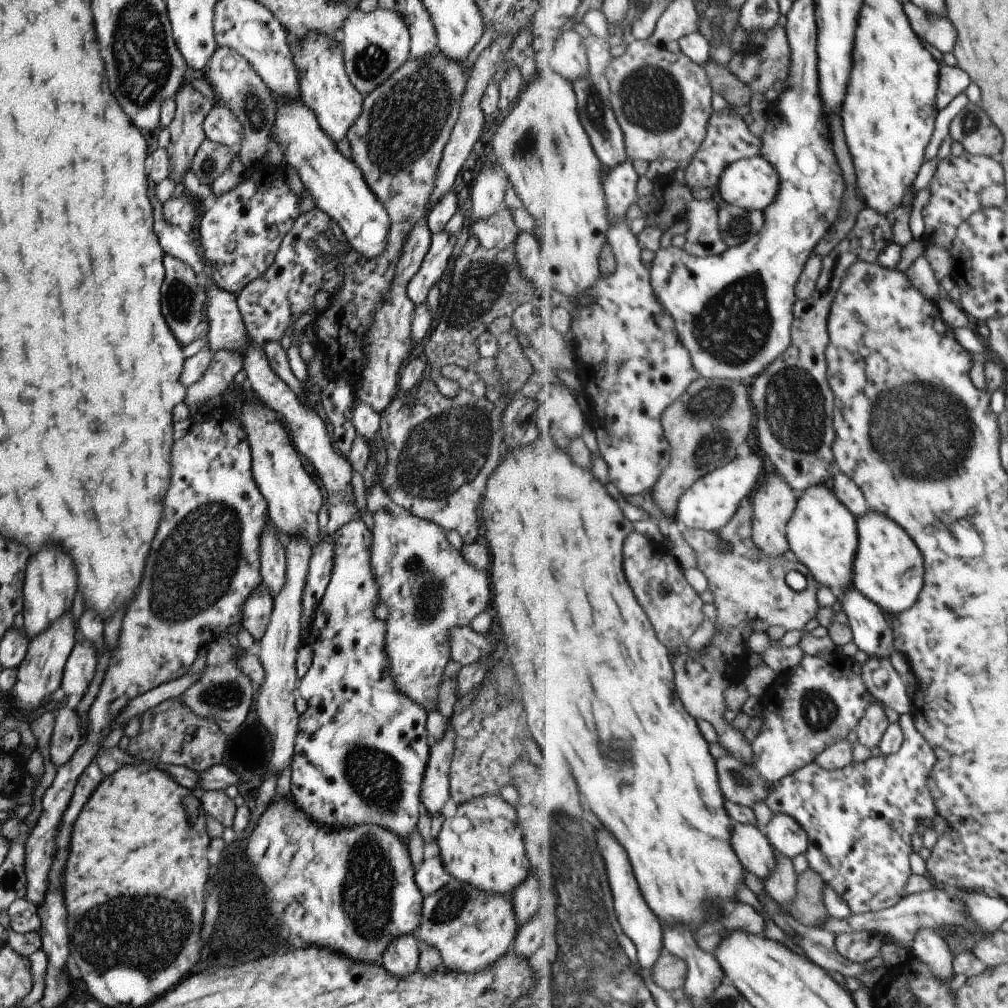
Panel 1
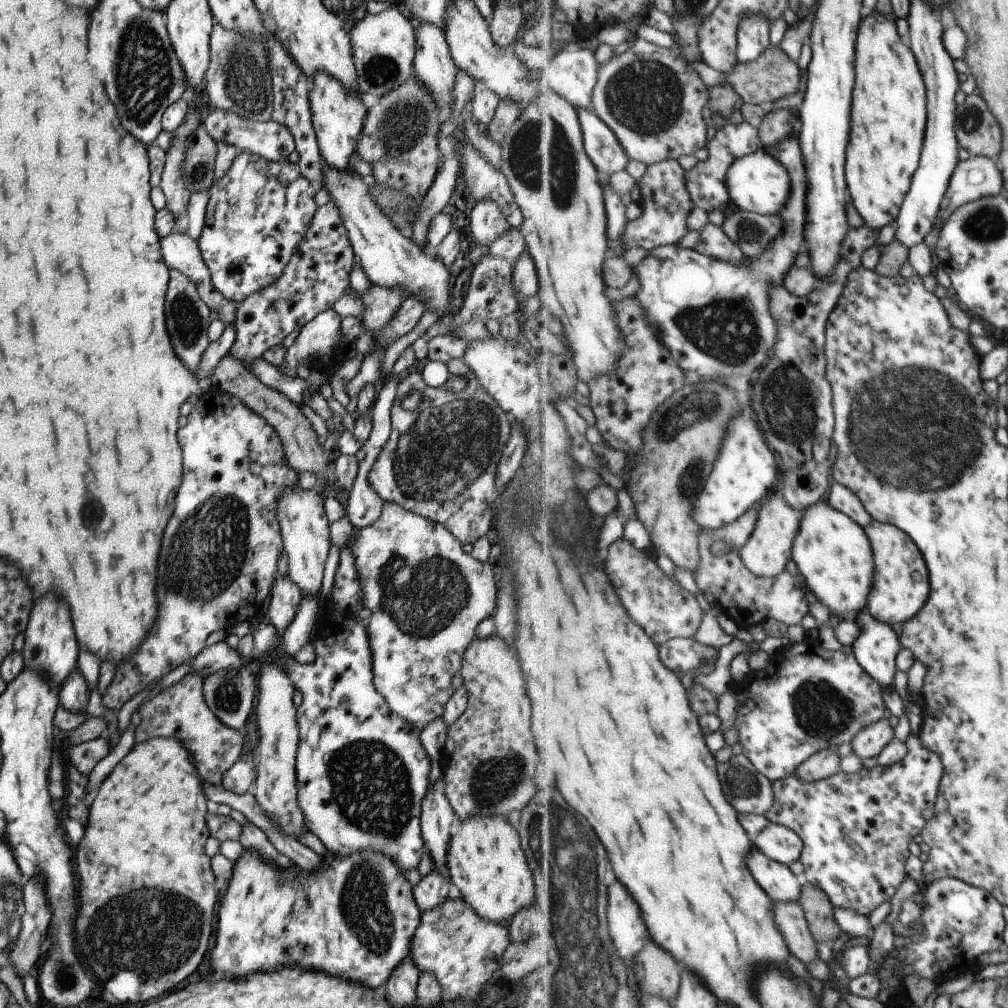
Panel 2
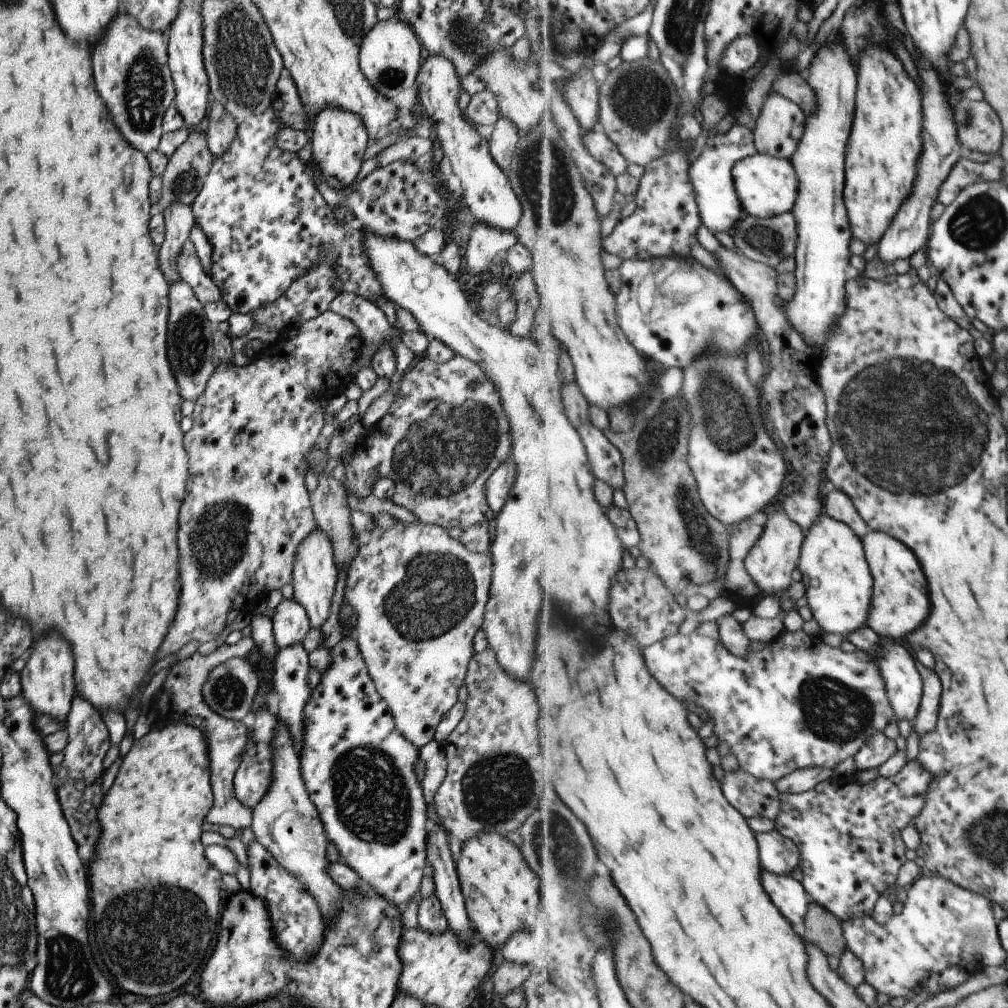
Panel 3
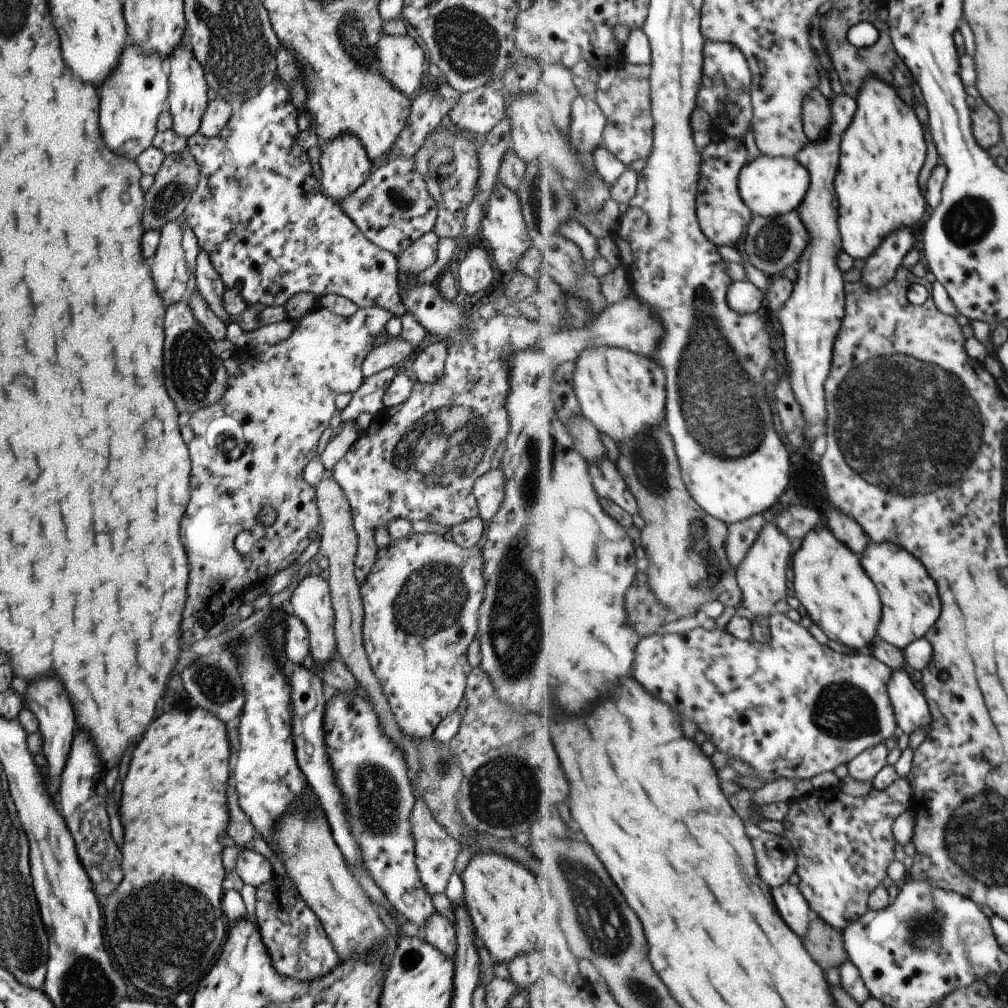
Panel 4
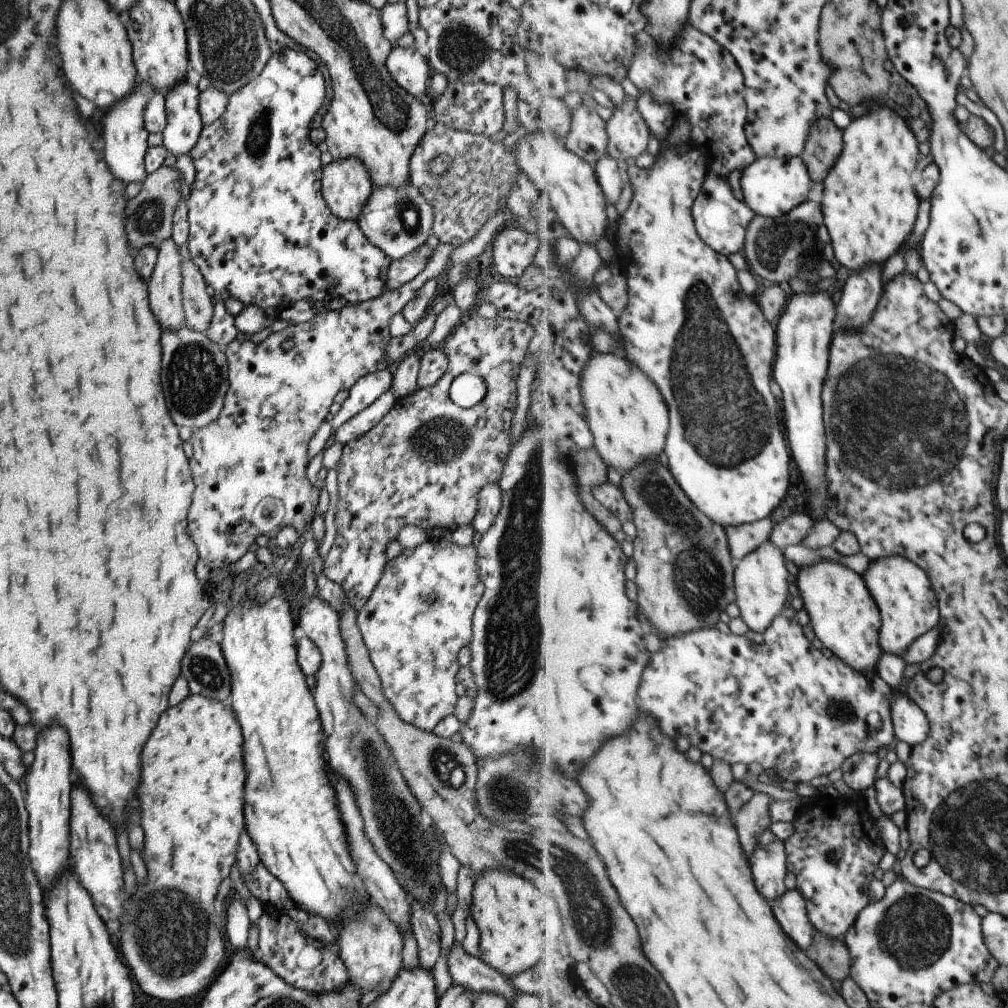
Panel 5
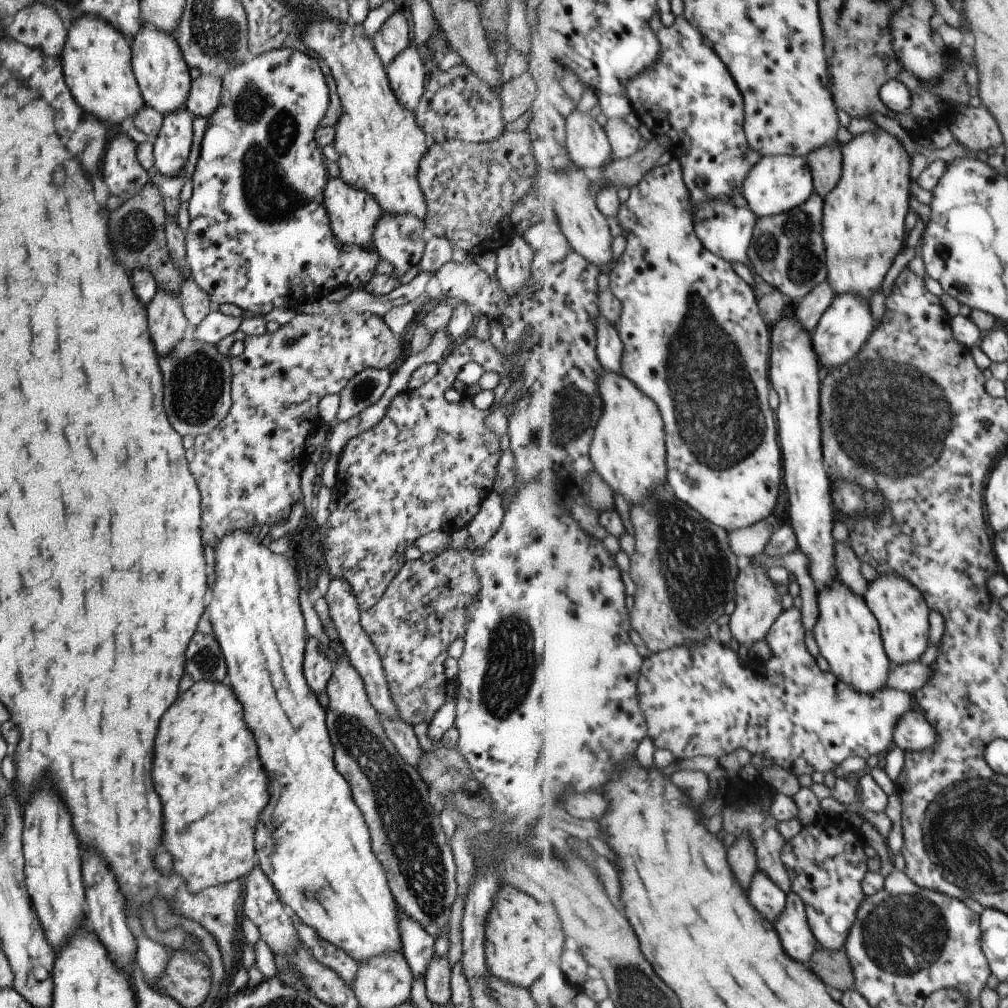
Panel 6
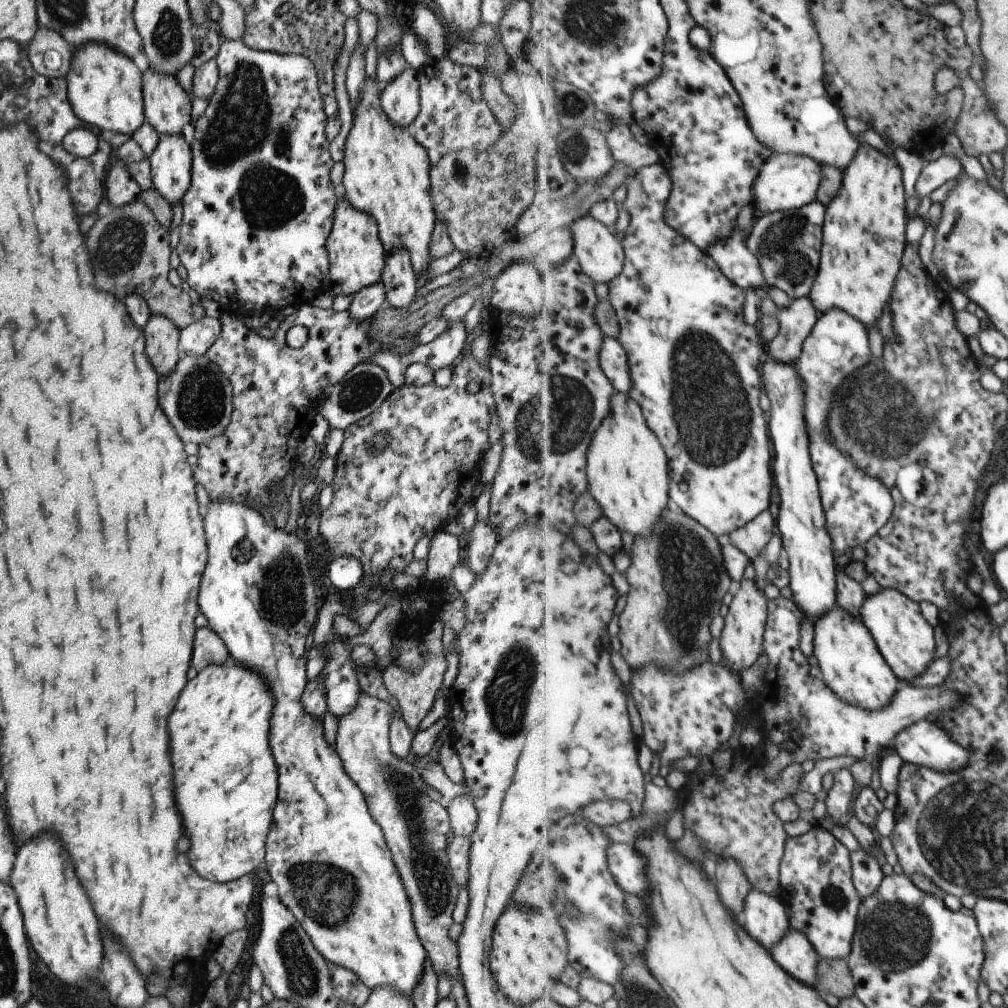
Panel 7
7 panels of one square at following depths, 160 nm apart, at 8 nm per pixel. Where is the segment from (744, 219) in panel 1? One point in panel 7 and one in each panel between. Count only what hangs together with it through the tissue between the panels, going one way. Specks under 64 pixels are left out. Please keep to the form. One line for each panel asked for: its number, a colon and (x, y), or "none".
2: (753, 232)
3: (768, 240)
4: (771, 244)
5: (795, 245)
6: (782, 252)
7: (788, 244)

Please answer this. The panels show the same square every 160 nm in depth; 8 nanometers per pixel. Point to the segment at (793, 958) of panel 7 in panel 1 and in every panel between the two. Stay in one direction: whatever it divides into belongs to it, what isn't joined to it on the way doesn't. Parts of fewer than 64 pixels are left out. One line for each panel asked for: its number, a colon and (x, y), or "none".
1: (754, 848)
2: (780, 883)
3: (792, 898)
4: (795, 908)
5: (792, 908)
6: (797, 936)

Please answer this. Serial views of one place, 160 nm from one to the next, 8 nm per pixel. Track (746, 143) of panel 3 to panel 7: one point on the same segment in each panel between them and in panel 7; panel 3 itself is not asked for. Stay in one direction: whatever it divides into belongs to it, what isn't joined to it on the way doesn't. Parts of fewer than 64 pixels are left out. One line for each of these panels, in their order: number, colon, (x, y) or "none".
4: (724, 215)
5: (722, 220)
6: (727, 230)
7: (732, 254)

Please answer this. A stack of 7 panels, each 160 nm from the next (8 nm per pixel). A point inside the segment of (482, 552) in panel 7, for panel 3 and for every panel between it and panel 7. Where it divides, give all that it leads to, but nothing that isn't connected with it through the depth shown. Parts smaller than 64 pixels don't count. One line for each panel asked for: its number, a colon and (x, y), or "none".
3: (498, 483)
4: (488, 489)
5: (488, 502)
6: (482, 526)

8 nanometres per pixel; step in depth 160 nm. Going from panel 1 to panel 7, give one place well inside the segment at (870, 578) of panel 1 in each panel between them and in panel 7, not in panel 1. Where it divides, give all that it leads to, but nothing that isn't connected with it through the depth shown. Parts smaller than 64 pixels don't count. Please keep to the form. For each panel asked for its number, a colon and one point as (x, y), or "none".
2: (900, 589)
3: (900, 605)
4: (911, 605)
5: (908, 605)
6: (904, 615)
7: (903, 635)

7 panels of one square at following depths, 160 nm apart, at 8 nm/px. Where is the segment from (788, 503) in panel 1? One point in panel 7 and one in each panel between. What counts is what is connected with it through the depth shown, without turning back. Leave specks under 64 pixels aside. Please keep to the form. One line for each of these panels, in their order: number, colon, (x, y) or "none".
2: (769, 549)
3: (771, 561)
4: (763, 576)
5: (762, 580)
6: (758, 606)
7: (742, 639)

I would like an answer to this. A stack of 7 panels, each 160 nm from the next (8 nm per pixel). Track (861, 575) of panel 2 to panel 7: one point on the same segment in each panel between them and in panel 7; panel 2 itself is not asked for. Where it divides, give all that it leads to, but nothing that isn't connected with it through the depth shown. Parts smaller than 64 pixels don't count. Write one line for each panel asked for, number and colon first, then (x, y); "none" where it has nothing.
3: (838, 579)
4: (829, 579)
5: (847, 620)
6: (848, 635)
7: (853, 667)

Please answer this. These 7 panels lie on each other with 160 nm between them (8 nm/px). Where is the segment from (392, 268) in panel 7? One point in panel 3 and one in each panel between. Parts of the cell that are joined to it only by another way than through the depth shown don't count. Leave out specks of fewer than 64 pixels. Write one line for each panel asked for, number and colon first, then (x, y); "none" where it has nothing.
3: (396, 200)
4: (392, 208)
5: (397, 220)
6: (399, 239)

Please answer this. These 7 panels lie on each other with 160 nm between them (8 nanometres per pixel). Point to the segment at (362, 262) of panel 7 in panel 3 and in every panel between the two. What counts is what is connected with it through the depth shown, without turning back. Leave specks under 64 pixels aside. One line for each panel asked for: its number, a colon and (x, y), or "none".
3: (338, 138)
4: (344, 165)
5: (345, 184)
6: (352, 213)

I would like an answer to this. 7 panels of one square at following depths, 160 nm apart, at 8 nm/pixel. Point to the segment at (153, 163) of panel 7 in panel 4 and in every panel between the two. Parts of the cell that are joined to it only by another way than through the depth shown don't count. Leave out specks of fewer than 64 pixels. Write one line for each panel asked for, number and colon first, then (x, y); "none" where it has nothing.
4: (187, 91)
5: (183, 124)
6: (170, 148)

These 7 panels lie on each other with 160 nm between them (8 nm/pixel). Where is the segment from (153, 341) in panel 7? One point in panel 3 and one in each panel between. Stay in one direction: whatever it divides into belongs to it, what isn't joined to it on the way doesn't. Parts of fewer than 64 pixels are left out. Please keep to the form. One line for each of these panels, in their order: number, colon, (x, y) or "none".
3: (178, 219)
4: (167, 266)
5: (163, 285)
6: (164, 318)

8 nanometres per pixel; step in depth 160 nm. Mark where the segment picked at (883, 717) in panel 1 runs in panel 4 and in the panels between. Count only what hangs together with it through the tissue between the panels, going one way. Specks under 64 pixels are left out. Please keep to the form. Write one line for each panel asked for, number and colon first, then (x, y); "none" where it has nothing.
2: (871, 740)
3: (878, 749)
4: (866, 766)

